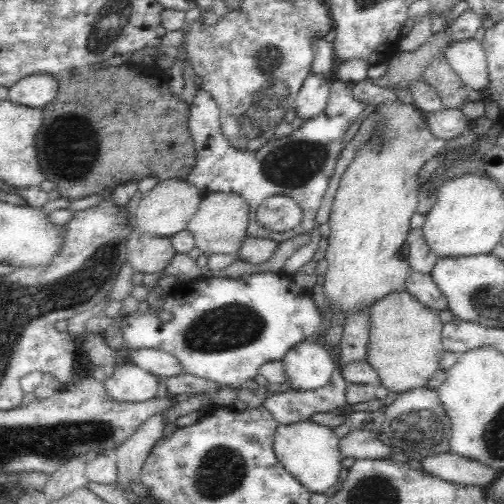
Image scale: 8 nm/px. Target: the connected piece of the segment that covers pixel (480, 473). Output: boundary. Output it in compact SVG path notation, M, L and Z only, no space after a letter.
M450 451L418 458L426 473L448 482L488 489L498 479L493 468Z

